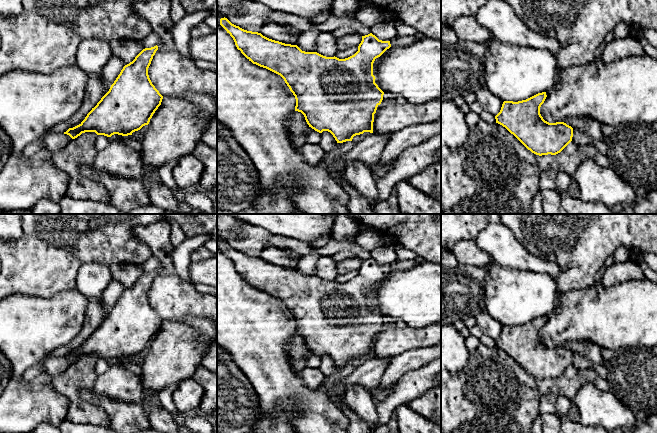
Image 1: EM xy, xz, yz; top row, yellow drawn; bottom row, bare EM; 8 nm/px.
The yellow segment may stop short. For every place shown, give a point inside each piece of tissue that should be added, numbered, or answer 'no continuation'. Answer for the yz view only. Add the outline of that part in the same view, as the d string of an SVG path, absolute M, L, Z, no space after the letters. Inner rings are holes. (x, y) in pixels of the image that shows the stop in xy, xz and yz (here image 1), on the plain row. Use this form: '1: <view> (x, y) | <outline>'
no continuation

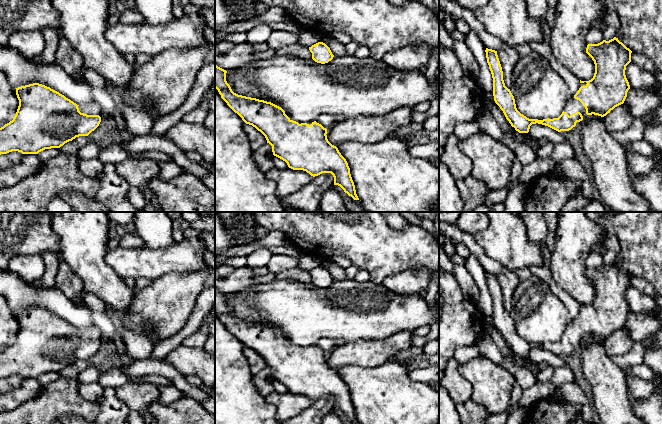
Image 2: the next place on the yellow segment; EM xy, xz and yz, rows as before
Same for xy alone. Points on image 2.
1: xy (93, 332) | M94 323L90 328L84 330L78 330L78 332L81 337L87 339L99 339L101 343L104 342L104 340L102 339L100 329Z

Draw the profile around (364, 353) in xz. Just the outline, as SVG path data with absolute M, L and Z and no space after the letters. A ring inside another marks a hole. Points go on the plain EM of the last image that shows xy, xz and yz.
M402 331L379 340L339 343L327 353L326 359L334 370L345 366L375 367L410 346L412 346L412 332Z

